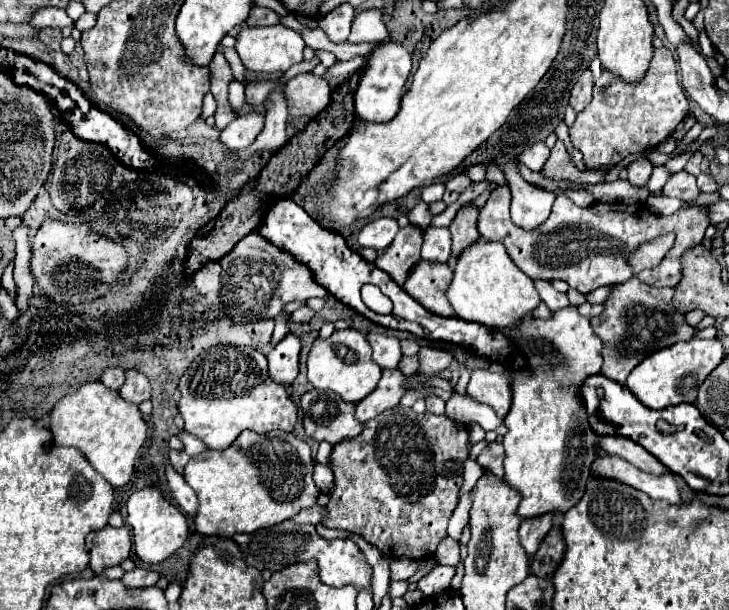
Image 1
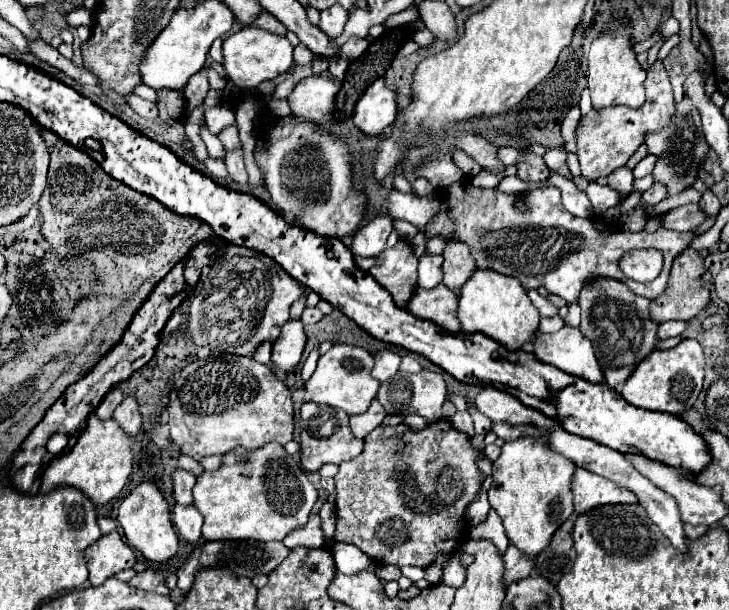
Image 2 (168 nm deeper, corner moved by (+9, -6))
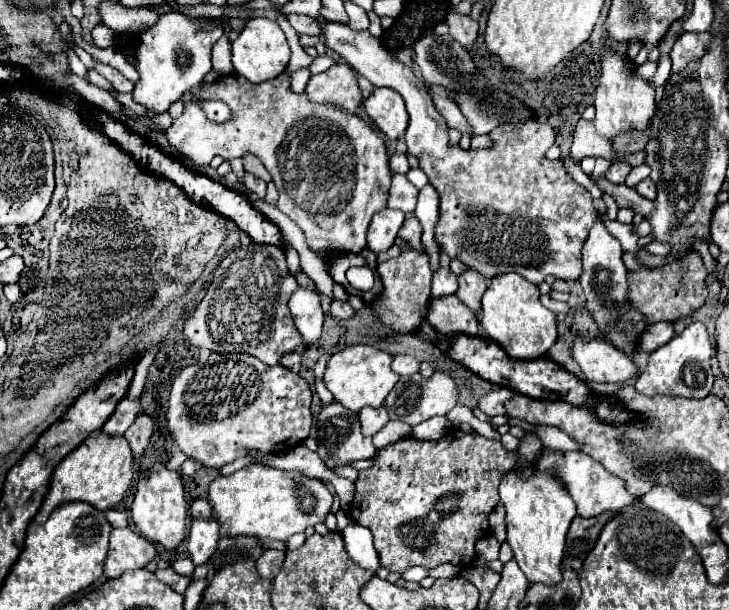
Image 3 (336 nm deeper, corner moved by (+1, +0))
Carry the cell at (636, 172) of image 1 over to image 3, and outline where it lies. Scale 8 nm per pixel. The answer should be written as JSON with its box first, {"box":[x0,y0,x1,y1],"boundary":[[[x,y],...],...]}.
{"box":[606,162,632,184],"boundary":[[[614,162],[610,166],[610,170],[606,172],[606,180],[612,182],[612,184],[624,184],[626,176],[630,174],[630,170],[632,170],[632,166],[628,162]]]}

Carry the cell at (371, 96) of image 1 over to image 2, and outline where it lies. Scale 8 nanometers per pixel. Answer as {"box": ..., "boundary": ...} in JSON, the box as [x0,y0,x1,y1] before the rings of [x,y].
{"box":[354,78,396,136],"boundary":[[[384,78],[366,88],[354,106],[354,124],[366,136],[380,136],[396,120],[396,94],[386,88]]]}

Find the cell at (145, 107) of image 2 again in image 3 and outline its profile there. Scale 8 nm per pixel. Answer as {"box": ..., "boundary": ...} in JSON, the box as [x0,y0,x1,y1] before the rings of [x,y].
{"box":[94,60,134,92],"boundary":[[[94,60],[94,70],[96,70],[98,74],[102,74],[102,76],[112,84],[112,88],[114,88],[116,92],[132,92],[134,84],[132,84],[130,80],[126,80],[126,78],[124,78],[116,68],[106,66],[106,64]]]}

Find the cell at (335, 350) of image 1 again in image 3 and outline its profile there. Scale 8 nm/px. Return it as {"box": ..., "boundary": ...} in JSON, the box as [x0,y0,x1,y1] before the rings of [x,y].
{"box":[324,344,400,412],"boundary":[[[366,344],[346,346],[344,350],[336,352],[328,360],[326,372],[324,372],[324,384],[334,394],[334,400],[352,412],[358,412],[364,406],[378,408],[384,404],[388,392],[394,388],[394,384],[400,378],[390,370],[390,362],[392,362],[392,356],[378,348],[372,348]]]}

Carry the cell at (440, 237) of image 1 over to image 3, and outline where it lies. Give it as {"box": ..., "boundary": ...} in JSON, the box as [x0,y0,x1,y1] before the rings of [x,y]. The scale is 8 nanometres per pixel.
{"box":[432,268,458,298],"boundary":[[[440,268],[434,272],[434,278],[432,278],[432,296],[434,298],[450,296],[456,290],[458,290],[458,280],[450,268]]]}

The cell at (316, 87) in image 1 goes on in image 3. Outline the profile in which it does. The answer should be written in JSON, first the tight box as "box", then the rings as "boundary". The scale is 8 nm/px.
{"box":[306,62,362,112],"boundary":[[[336,62],[326,72],[312,76],[306,86],[306,98],[310,98],[310,102],[336,106],[346,112],[354,112],[362,104],[354,70],[344,62]]]}

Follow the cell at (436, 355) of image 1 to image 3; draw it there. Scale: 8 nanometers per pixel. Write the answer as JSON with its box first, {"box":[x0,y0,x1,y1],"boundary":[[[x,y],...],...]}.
{"box":[386,372,458,426],"boundary":[[[420,372],[412,374],[412,376],[402,376],[394,390],[388,394],[386,398],[386,408],[390,412],[390,420],[402,420],[408,422],[410,426],[428,420],[432,416],[438,414],[448,414],[458,402],[458,386],[454,382],[454,378],[450,378],[450,374],[446,372],[434,372],[430,378],[424,378]]]}

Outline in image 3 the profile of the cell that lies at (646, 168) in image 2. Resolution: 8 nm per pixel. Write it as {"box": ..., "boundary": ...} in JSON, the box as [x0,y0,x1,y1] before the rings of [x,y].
{"box":[626,164,650,186],"boundary":[[[642,164],[638,168],[632,168],[632,174],[626,178],[626,186],[636,186],[638,182],[642,182],[646,176],[650,174],[650,166]]]}

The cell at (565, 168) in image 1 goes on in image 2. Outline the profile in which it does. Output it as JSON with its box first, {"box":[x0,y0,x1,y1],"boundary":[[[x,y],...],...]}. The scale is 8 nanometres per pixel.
{"box":[643,188,701,213],"boundary":[[[686,188],[686,190],[683,190],[676,195],[665,198],[664,200],[659,202],[659,204],[656,204],[654,206],[643,206],[643,208],[654,210],[654,212],[666,213],[671,209],[677,208],[678,206],[682,206],[684,204],[698,204],[701,199],[701,196],[701,192],[693,188]]]}

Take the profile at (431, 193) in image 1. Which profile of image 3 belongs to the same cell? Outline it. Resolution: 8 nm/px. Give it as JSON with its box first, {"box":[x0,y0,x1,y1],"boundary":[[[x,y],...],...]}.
{"box":[390,154,410,174],"boundary":[[[394,154],[394,156],[390,158],[390,168],[392,168],[394,172],[398,172],[398,174],[408,174],[408,170],[410,170],[408,160],[406,160],[404,154]]]}

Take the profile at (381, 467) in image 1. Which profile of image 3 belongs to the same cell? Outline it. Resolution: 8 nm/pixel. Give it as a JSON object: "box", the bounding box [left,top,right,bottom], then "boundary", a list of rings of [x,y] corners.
{"box":[350,430,516,572],"boundary":[[[450,430],[440,440],[430,442],[416,440],[412,436],[402,438],[386,448],[380,448],[372,460],[372,468],[360,470],[354,482],[356,494],[350,506],[350,518],[360,526],[370,528],[382,566],[392,572],[404,572],[410,566],[434,568],[444,562],[466,566],[476,556],[474,544],[490,532],[488,514],[500,502],[500,476],[514,468],[516,454],[506,452],[498,440],[488,440],[478,432]]]}

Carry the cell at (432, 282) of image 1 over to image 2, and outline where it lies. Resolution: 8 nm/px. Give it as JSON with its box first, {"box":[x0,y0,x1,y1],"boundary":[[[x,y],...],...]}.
{"box":[408,284,462,332],"boundary":[[[444,284],[436,286],[434,290],[424,290],[418,286],[412,300],[408,302],[410,314],[430,320],[430,322],[446,328],[448,332],[462,330],[458,324],[456,308],[458,308],[458,296],[454,296],[454,292],[450,292]]]}

